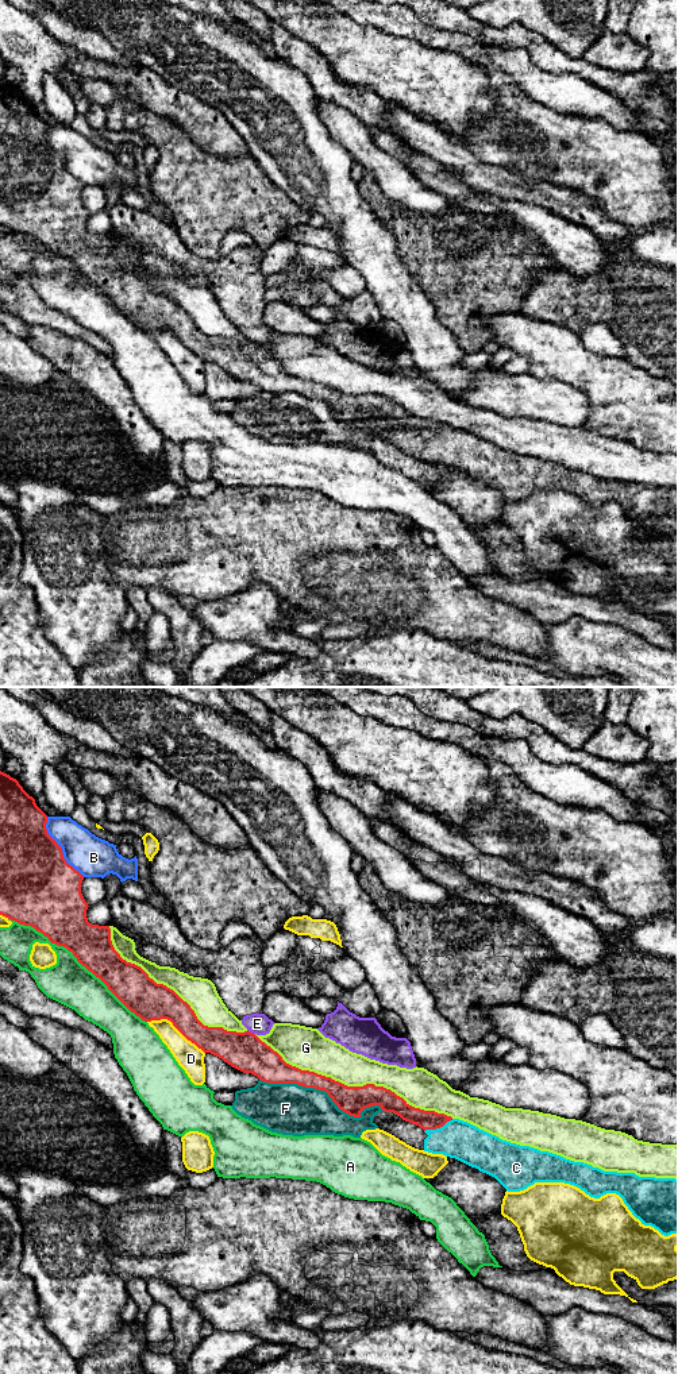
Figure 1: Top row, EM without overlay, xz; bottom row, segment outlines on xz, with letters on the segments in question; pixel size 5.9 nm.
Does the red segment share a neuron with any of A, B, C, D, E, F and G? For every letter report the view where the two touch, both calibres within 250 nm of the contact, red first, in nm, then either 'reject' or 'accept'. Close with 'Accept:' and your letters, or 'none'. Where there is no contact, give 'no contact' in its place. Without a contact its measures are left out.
A: xz | 280/260 nm | reject
B: xz | 440/240 nm | reject
C: xz | 110/220 nm | accept
D: xz | 220/160 nm | reject
E: xz | 220/130 nm | reject
F: xz | 170/300 nm | reject
G: xz | 170/220 nm | reject
Accept: C

